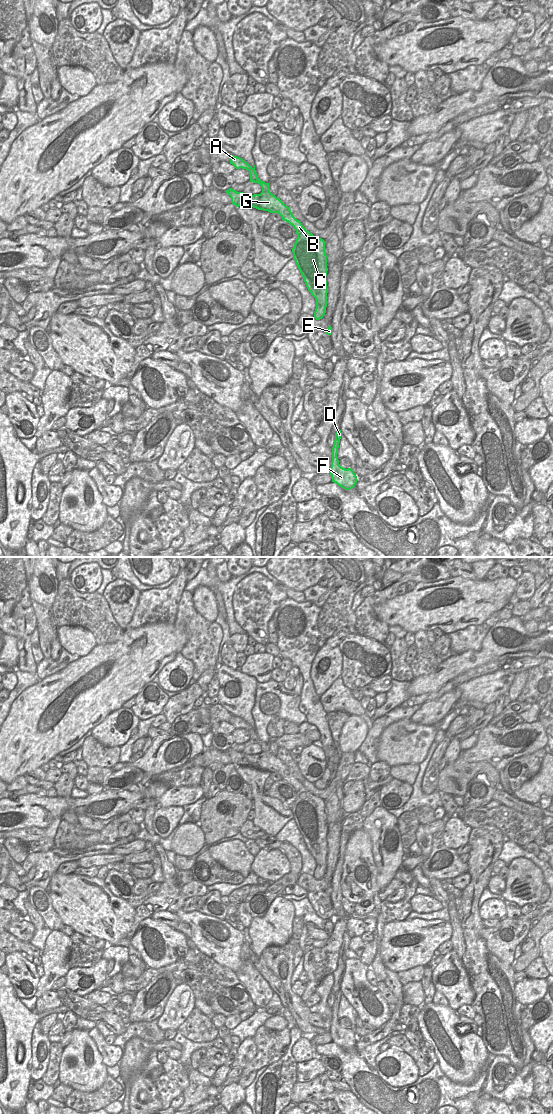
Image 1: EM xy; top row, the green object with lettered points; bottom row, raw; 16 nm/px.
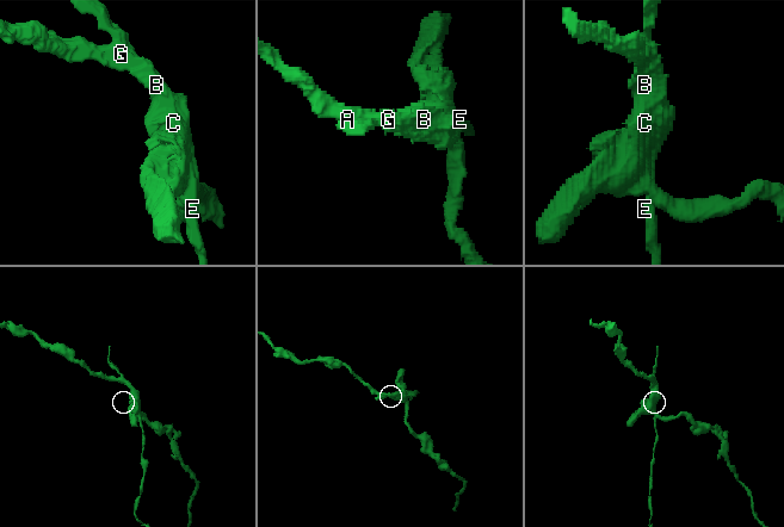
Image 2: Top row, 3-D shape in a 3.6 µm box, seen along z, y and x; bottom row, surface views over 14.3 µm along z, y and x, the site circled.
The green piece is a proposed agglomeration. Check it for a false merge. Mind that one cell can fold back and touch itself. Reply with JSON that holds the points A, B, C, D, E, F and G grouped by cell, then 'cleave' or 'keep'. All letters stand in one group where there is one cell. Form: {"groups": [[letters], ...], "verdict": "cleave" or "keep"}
{"groups": [["A", "D", "E", "F"], ["B", "C", "G"]], "verdict": "cleave"}

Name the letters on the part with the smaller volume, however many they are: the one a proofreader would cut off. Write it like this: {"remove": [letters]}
{"remove": ["A", "D", "E", "F"]}

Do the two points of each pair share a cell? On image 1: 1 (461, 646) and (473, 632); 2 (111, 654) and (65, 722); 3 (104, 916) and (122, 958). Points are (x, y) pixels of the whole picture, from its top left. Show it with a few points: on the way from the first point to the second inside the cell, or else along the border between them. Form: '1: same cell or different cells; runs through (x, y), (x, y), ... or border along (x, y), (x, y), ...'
1: same cell; runs through (463, 643), (471, 635)
2: same cell; runs through (113, 671), (79, 705)
3: different cells; border along (108, 944), (113, 945)

